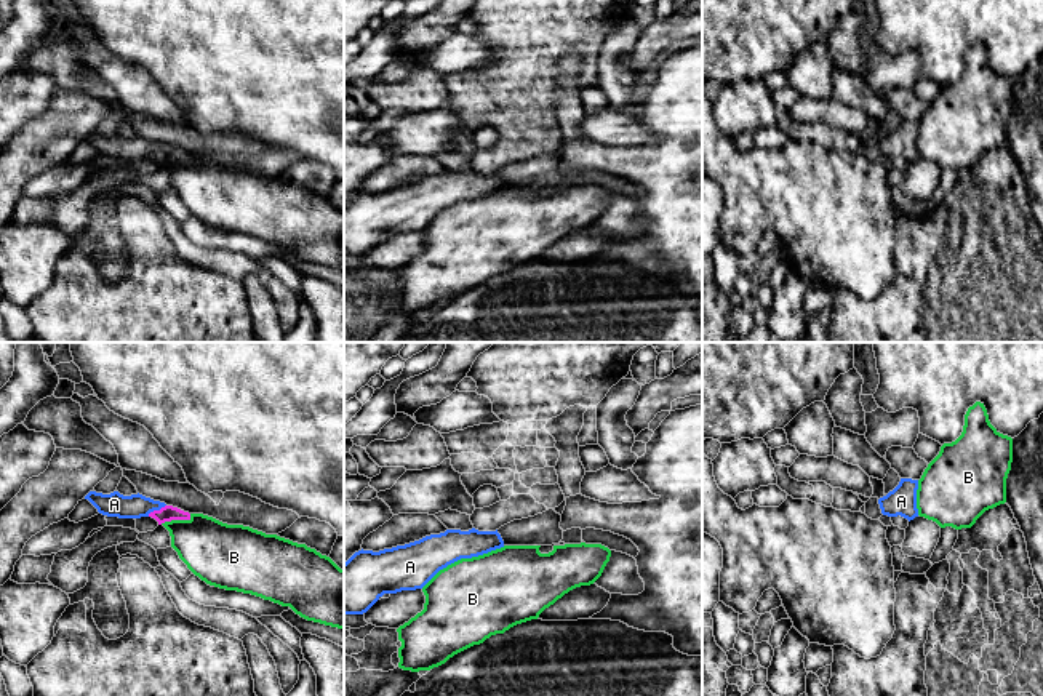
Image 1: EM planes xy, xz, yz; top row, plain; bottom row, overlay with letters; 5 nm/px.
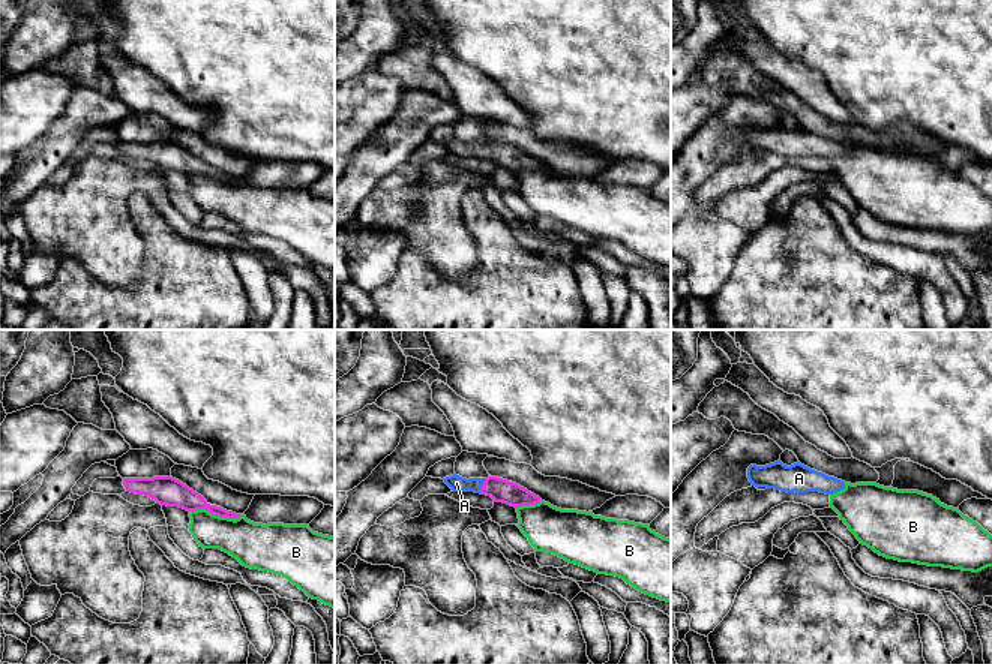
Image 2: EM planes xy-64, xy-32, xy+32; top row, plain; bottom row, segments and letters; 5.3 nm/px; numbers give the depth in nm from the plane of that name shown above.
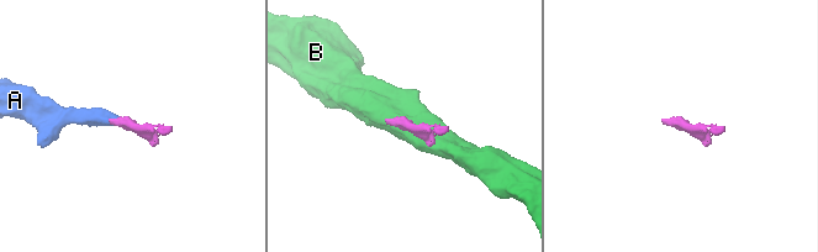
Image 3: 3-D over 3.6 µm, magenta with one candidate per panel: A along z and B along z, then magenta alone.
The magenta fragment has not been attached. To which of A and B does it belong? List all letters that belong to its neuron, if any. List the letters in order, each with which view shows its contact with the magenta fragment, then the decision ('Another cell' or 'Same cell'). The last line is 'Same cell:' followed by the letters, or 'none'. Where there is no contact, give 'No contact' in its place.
A: Touches magenta in xy. Same cell
B: Touches magenta in xy. Another cell
Same cell: A

